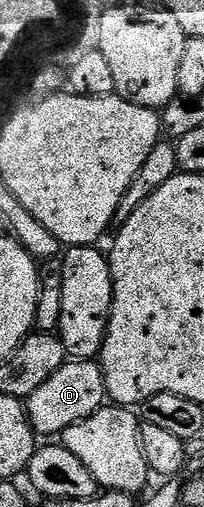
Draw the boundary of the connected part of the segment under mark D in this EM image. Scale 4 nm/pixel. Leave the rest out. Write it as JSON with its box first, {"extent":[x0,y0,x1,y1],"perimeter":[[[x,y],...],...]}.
{"extent":[27,359,107,439],"perimeter":[[[76,359],[66,360],[64,365],[39,387],[27,399],[29,410],[29,422],[33,425],[33,432],[42,438],[49,439],[54,435],[64,433],[67,427],[87,419],[97,409],[106,404],[107,394],[105,392],[105,373],[96,360],[78,361]]]}

